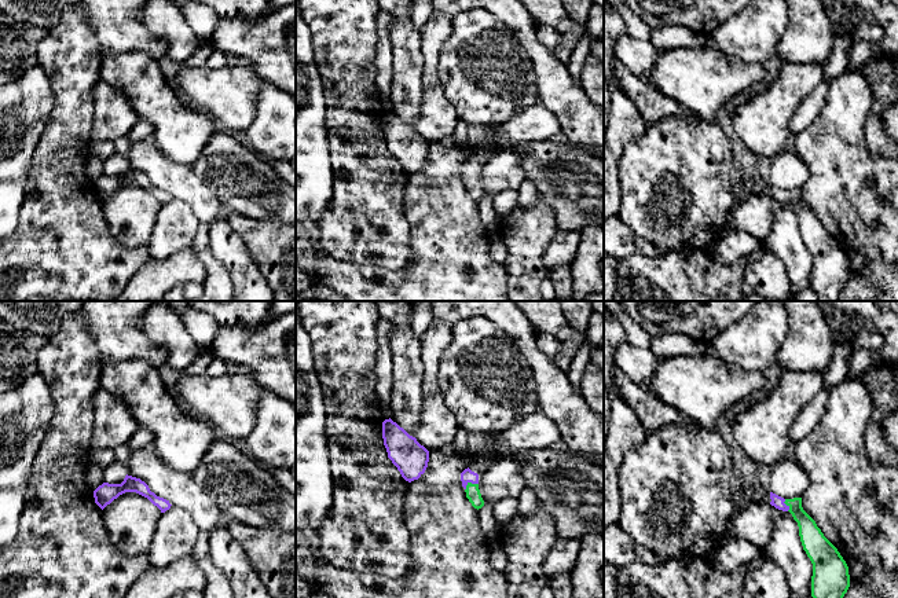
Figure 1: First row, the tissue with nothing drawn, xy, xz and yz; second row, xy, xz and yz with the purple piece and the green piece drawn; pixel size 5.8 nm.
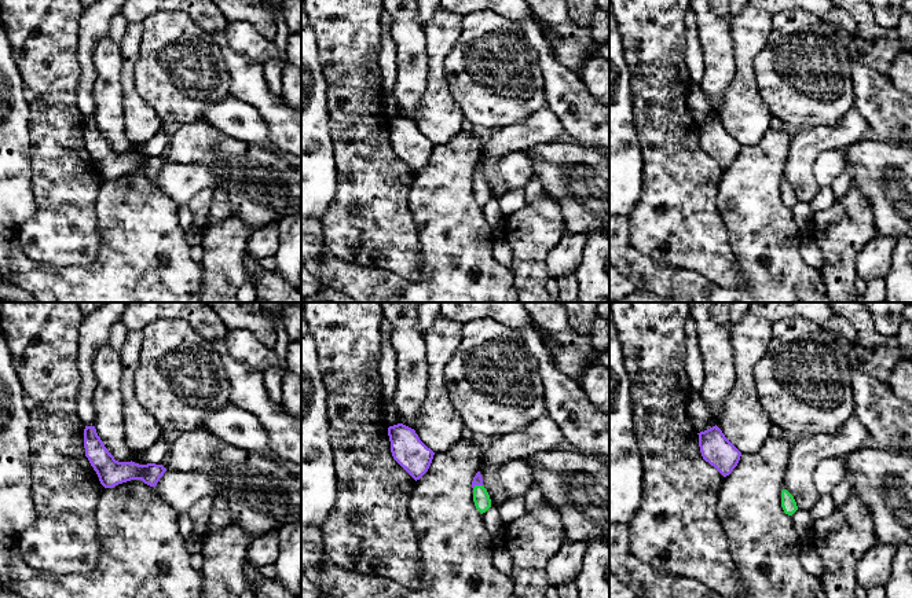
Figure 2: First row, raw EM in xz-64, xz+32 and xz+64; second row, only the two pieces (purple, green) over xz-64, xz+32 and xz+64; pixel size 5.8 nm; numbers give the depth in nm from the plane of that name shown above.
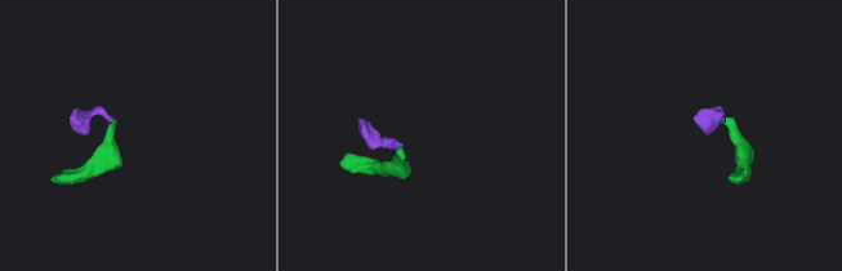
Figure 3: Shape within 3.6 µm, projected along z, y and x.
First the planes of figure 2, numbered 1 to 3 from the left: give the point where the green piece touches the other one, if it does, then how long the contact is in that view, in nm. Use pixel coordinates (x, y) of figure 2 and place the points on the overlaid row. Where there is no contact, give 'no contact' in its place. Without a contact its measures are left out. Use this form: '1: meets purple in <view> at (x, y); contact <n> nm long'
1: no contact
2: meets purple in xz+32 at (478, 484); contact 60 nm long
3: no contact

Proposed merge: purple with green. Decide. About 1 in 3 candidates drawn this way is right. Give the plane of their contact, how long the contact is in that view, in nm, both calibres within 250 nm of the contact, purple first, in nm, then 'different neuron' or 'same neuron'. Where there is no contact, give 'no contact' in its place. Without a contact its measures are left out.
xz | 90 nm | 80/80 nm | same neuron

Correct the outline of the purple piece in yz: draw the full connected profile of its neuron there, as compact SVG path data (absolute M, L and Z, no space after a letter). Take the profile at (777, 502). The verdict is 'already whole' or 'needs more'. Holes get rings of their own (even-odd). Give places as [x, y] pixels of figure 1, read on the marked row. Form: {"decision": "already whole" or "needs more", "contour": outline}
{"decision": "needs more", "contour": "M762 492L760 502L789 511L798 522L803 550L813 564L811 597L843 598L850 587L848 566L815 521L803 510L802 498L784 499L773 492Z"}

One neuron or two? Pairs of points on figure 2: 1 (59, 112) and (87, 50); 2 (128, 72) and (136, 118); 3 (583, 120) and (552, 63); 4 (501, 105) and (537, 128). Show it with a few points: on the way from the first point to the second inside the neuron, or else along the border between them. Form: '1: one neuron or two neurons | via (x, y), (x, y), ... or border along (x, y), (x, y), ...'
1: two neurons | border along (79, 35), (77, 62), (80, 80), (76, 98)
2: one neuron | via (128, 83), (135, 107)
3: one neuron | via (578, 106), (564, 91), (557, 77)
4: two neurons | border along (545, 105), (523, 120), (493, 128)

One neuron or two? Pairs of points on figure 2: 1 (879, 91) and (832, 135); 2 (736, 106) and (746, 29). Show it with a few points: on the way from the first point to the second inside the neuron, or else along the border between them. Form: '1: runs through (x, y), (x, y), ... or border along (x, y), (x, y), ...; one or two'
1: border along (854, 106), (868, 124), (872, 135); two
2: runs through (743, 87), (746, 48); one

